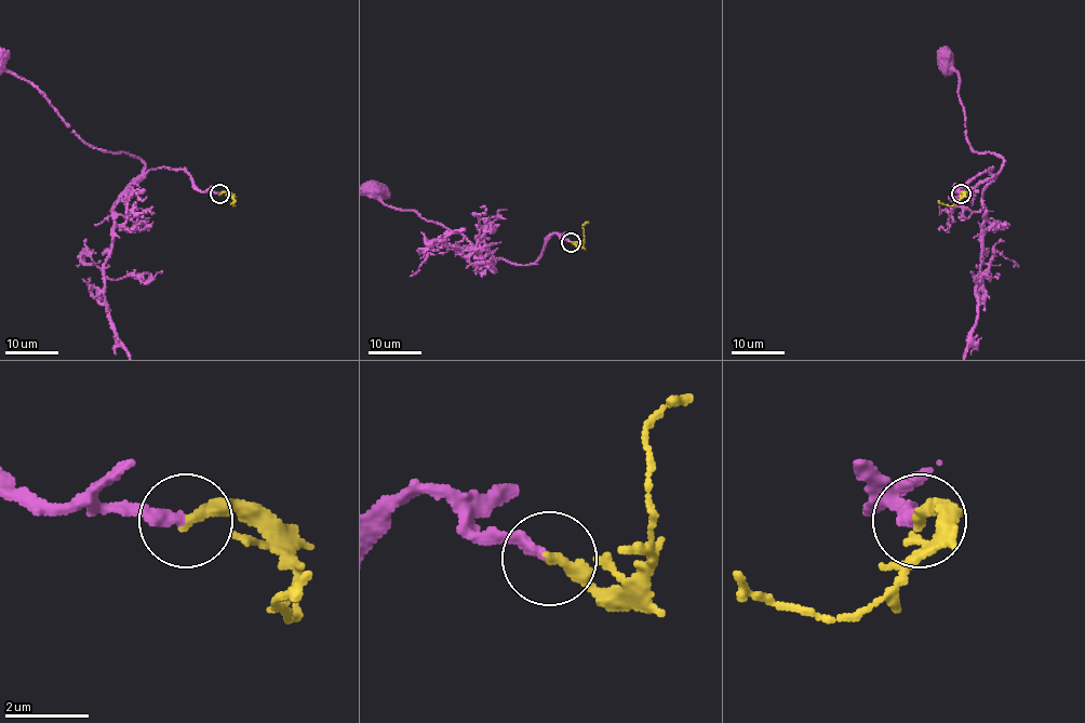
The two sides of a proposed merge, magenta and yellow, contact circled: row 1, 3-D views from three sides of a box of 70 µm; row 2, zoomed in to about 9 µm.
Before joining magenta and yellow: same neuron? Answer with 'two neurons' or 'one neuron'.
one neuron

